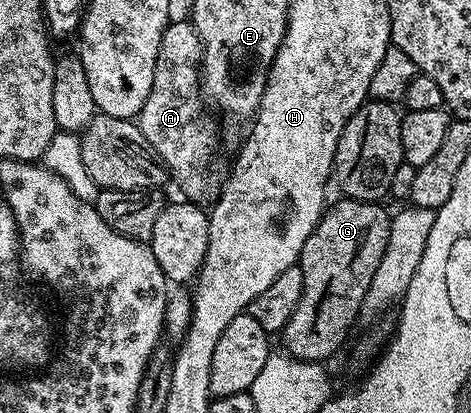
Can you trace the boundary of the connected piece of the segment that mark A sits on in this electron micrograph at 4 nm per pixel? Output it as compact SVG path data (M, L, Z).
M171 21L164 29L164 37L160 41L160 53L156 57L156 73L152 77L152 93L148 93L148 101L144 101L144 109L136 117L138 128L144 133L148 145L156 149L162 158L169 178L178 182L185 198L199 205L213 204L222 192L223 172L218 172L214 164L214 154L218 151L218 127L210 115L202 112L204 99L200 94L200 68L202 65L202 42L196 33L193 23L189 21Z

